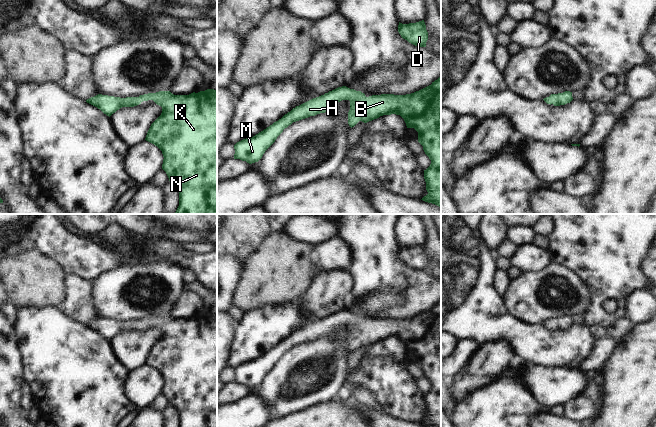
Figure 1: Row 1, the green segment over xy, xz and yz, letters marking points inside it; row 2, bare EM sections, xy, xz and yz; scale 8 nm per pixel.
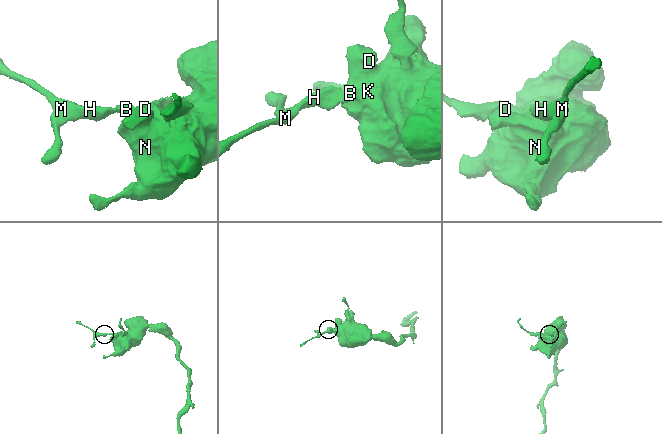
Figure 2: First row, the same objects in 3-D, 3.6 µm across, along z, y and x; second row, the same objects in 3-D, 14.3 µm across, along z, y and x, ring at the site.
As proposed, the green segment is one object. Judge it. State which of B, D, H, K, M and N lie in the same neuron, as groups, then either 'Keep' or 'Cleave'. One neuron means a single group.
Groups: B D H K M N. Keep

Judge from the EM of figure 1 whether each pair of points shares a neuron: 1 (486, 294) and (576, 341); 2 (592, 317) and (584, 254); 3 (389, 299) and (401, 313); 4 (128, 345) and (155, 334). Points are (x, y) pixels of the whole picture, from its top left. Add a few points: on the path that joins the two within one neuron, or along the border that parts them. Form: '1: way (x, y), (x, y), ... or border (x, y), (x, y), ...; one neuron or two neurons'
1: way (490, 321), (522, 337), (543, 337), (548, 341); one neuron
2: way (596, 301), (596, 270); one neuron
3: border (404, 287), (406, 302), (376, 318); two neurons
4: way (135, 345), (148, 335); one neuron

